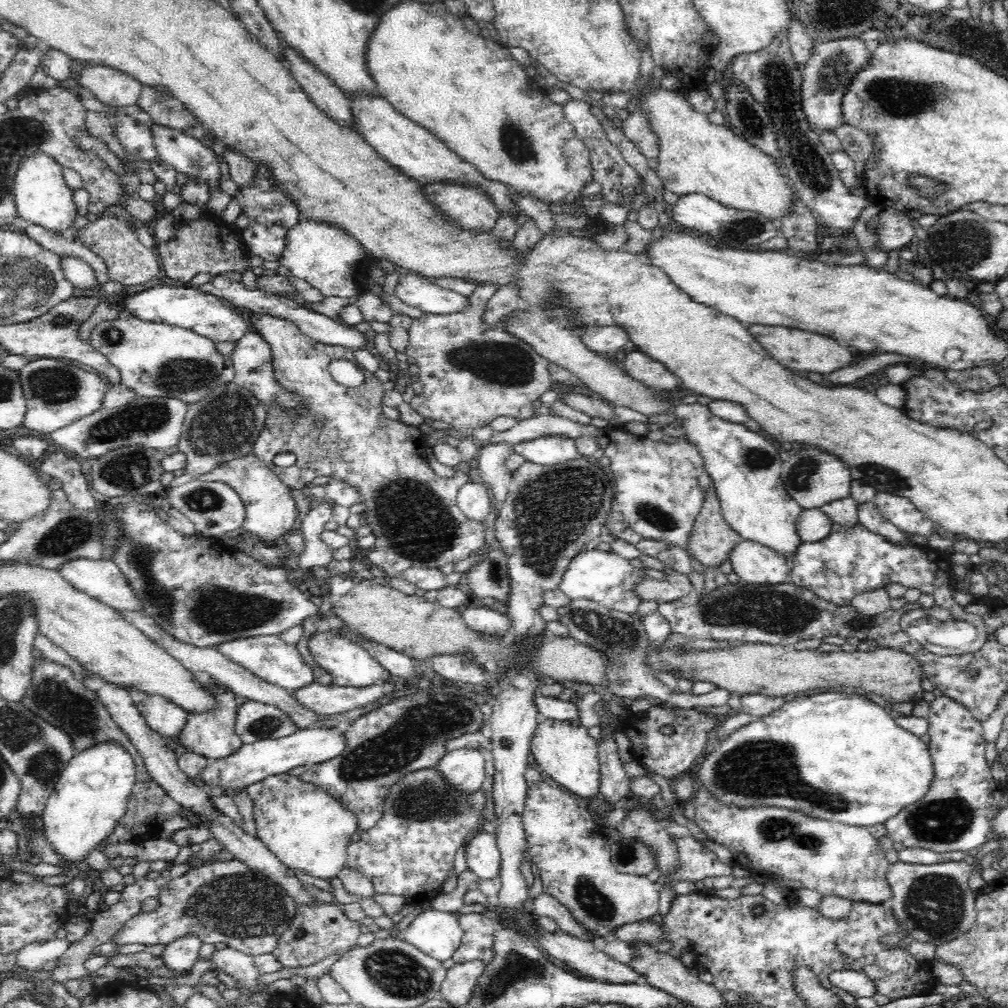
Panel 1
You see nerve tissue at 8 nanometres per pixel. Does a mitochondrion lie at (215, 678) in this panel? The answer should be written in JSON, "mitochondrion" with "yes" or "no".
{"mitochondrion":"no"}

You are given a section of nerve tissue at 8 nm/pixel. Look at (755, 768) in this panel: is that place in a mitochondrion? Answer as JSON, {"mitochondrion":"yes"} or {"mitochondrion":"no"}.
{"mitochondrion":"yes"}

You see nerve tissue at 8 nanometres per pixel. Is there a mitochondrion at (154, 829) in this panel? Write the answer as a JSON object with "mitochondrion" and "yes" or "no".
{"mitochondrion":"no"}

